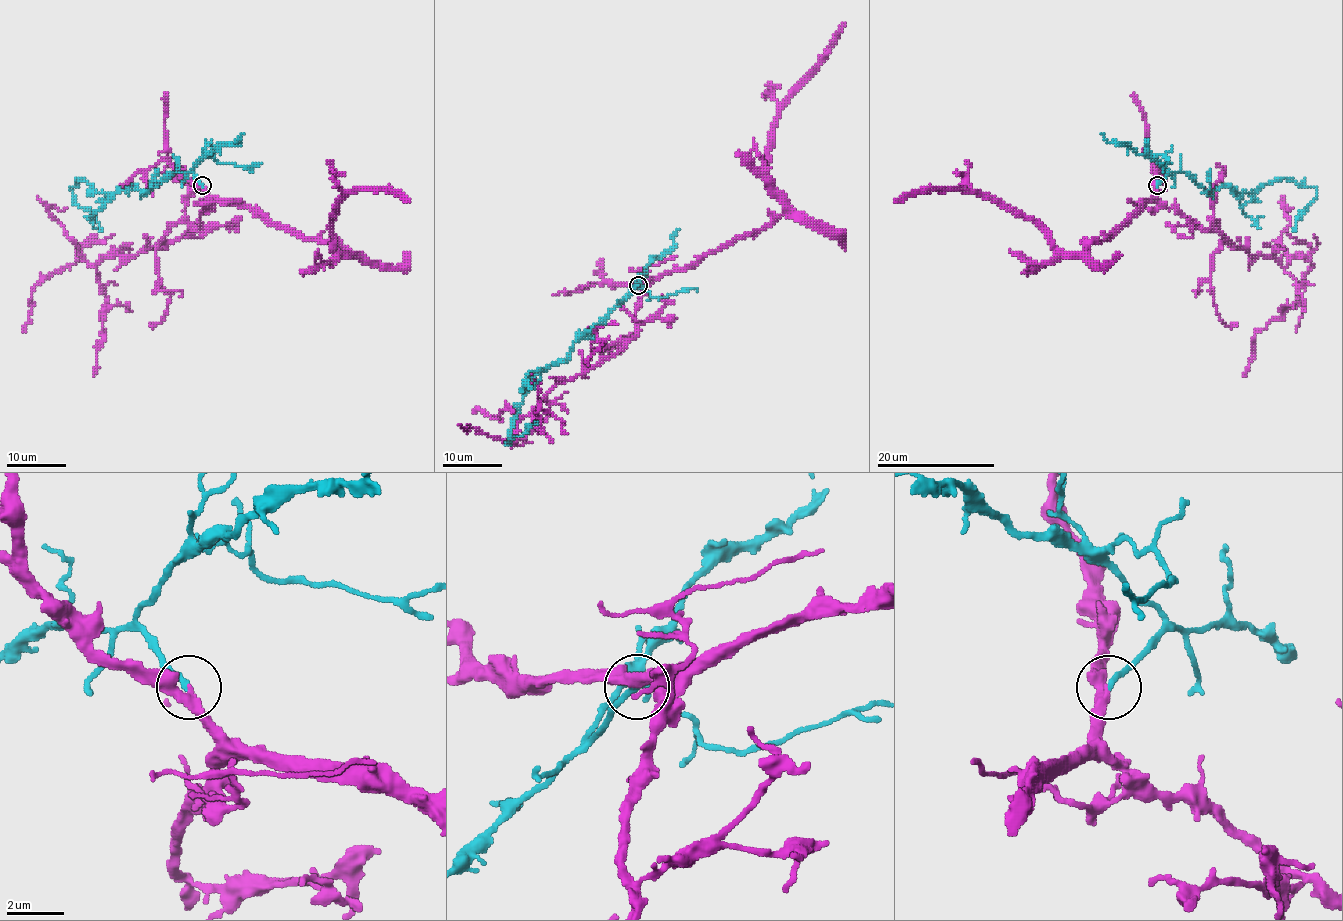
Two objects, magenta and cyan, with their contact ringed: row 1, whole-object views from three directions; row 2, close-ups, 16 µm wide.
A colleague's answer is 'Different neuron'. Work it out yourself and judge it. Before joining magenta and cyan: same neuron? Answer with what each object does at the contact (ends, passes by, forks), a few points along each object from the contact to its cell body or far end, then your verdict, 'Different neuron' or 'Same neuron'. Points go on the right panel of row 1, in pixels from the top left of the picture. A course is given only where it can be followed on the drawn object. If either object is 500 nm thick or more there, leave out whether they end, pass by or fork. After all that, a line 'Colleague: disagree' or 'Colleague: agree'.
At the ring magenta passes by. At the ring cyan ends. Course of magenta: (1156, 185), (1155, 194), (1121, 226), (1082, 253), (1062, 253), (1040, 225), (973, 194), (918, 191), (893, 201). Course of cyan: (1156, 185), (1187, 173), (1209, 192), (1254, 192), (1280, 179), (1314, 188), (1294, 232). Same neuron
Colleague: disagree

